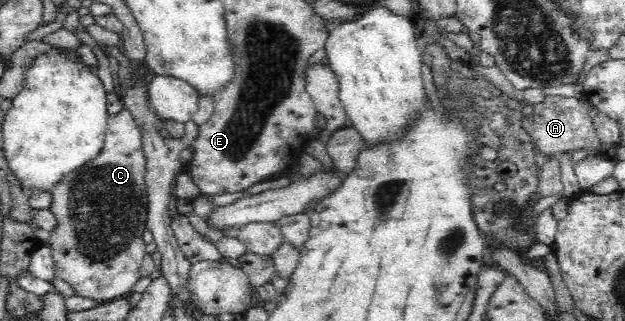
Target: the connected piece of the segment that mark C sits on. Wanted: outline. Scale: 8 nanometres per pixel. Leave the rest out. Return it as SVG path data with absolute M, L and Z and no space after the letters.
M122 109L108 116L108 129L100 154L85 167L67 174L57 181L50 209L57 217L57 226L51 230L48 244L55 260L55 276L67 281L73 294L93 301L113 301L132 293L141 278L139 268L145 258L145 241L142 239L148 217L148 192L146 189L146 157L142 150L143 133L129 111Z

